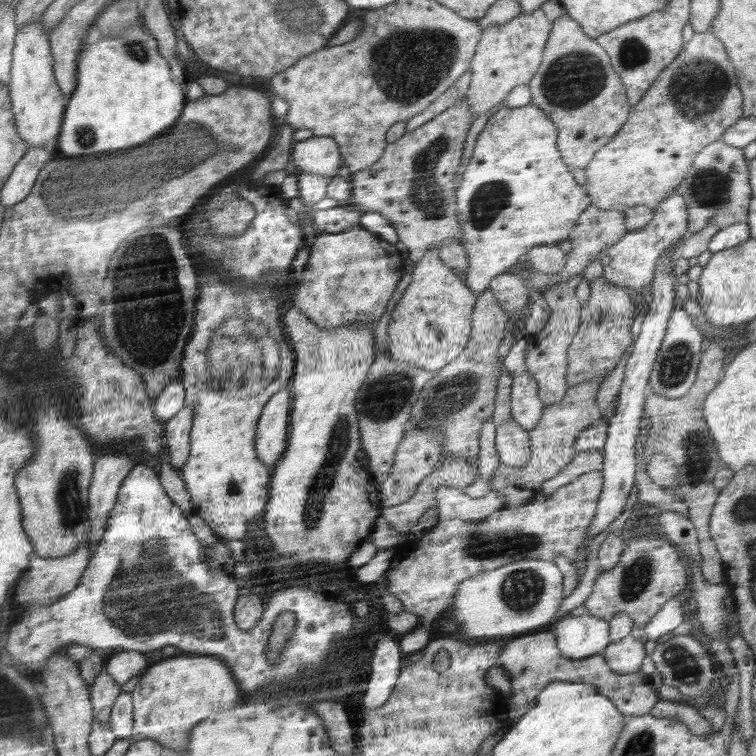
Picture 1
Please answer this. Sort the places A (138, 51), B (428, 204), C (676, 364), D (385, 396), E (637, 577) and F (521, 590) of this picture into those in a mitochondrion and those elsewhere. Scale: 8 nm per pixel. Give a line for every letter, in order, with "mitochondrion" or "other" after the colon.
A: mitochondrion
B: mitochondrion
C: mitochondrion
D: mitochondrion
E: mitochondrion
F: mitochondrion

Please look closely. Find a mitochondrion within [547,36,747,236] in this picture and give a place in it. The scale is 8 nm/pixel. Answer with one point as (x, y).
(697, 90)

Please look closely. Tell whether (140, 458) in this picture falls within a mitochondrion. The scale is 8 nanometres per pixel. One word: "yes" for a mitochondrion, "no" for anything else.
no

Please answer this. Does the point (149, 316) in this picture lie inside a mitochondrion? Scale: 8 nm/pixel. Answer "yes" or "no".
yes

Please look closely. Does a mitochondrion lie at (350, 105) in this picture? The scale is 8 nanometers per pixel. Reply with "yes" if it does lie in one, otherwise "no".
no

